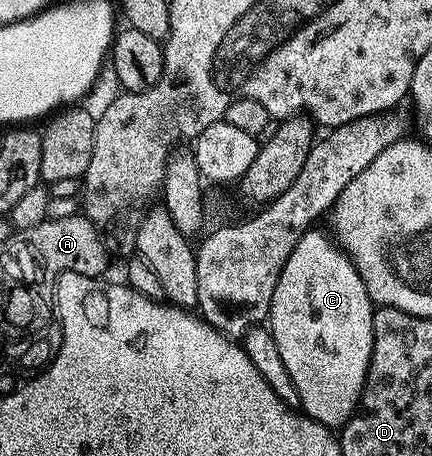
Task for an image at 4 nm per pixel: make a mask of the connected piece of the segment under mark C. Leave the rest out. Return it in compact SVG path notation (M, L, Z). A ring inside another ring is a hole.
M308 230L298 245L294 245L278 277L278 285L274 285L266 326L274 337L274 345L278 345L278 354L286 365L286 373L290 373L290 381L294 381L294 389L298 389L299 406L303 414L322 427L340 429L356 414L364 382L368 380L374 304L348 256L334 246L329 238L327 240L315 231Z

